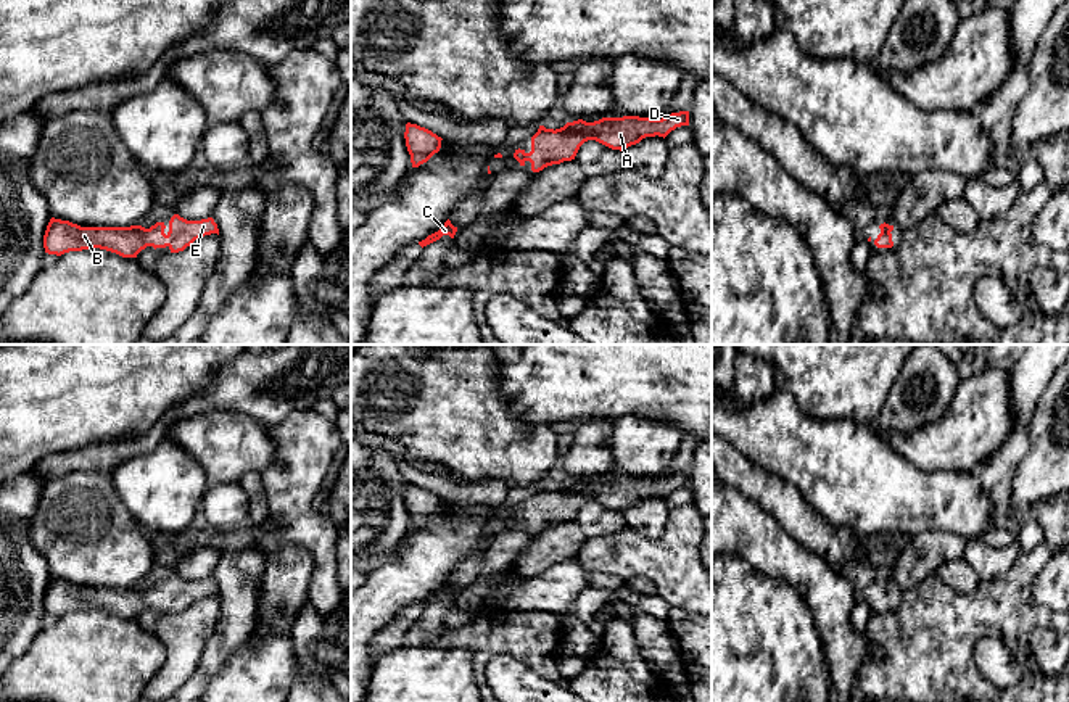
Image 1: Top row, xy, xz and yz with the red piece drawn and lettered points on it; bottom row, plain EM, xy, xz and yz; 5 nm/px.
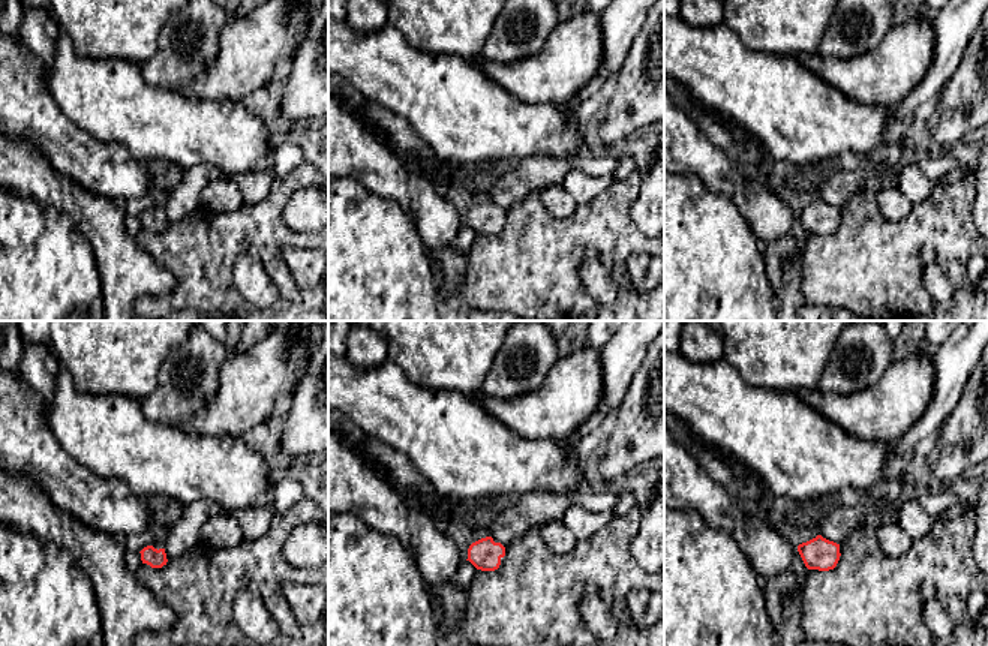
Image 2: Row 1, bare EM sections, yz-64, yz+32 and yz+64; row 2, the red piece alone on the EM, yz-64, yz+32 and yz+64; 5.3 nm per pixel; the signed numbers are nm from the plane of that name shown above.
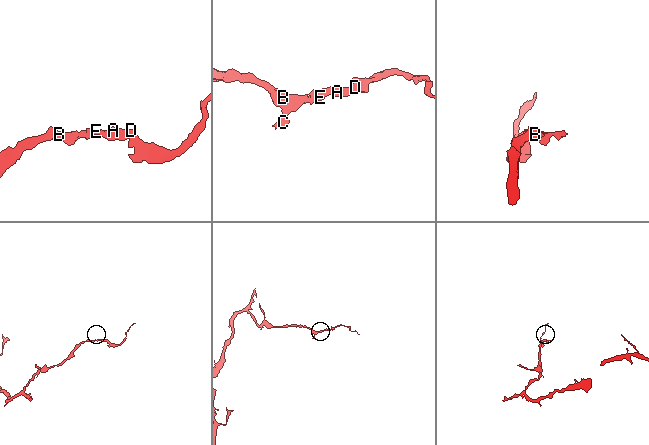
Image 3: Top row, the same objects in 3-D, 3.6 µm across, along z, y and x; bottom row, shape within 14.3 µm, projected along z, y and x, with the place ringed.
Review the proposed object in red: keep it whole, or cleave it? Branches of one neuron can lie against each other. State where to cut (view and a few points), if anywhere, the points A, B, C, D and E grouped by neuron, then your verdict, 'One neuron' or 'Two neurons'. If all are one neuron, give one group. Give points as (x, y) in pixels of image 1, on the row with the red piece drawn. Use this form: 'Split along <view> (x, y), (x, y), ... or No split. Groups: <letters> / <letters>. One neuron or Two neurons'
No split. Groups: A B C D E. One neuron

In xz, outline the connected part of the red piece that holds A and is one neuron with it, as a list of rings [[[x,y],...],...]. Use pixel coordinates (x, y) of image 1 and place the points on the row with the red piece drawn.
[[[689,111],[671,113],[662,119],[623,116],[602,118],[594,122],[583,119],[567,122],[560,129],[539,126],[531,137],[531,151],[515,150],[514,158],[525,166],[531,163],[531,171],[539,172],[547,166],[575,159],[580,147],[588,140],[596,140],[612,150],[625,151],[646,137],[667,137],[671,130],[689,126]]]

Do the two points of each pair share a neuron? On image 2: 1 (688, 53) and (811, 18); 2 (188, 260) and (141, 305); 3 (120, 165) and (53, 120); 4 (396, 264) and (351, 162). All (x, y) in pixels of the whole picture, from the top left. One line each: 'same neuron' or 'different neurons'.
1: different neurons
2: same neuron
3: same neuron
4: different neurons

